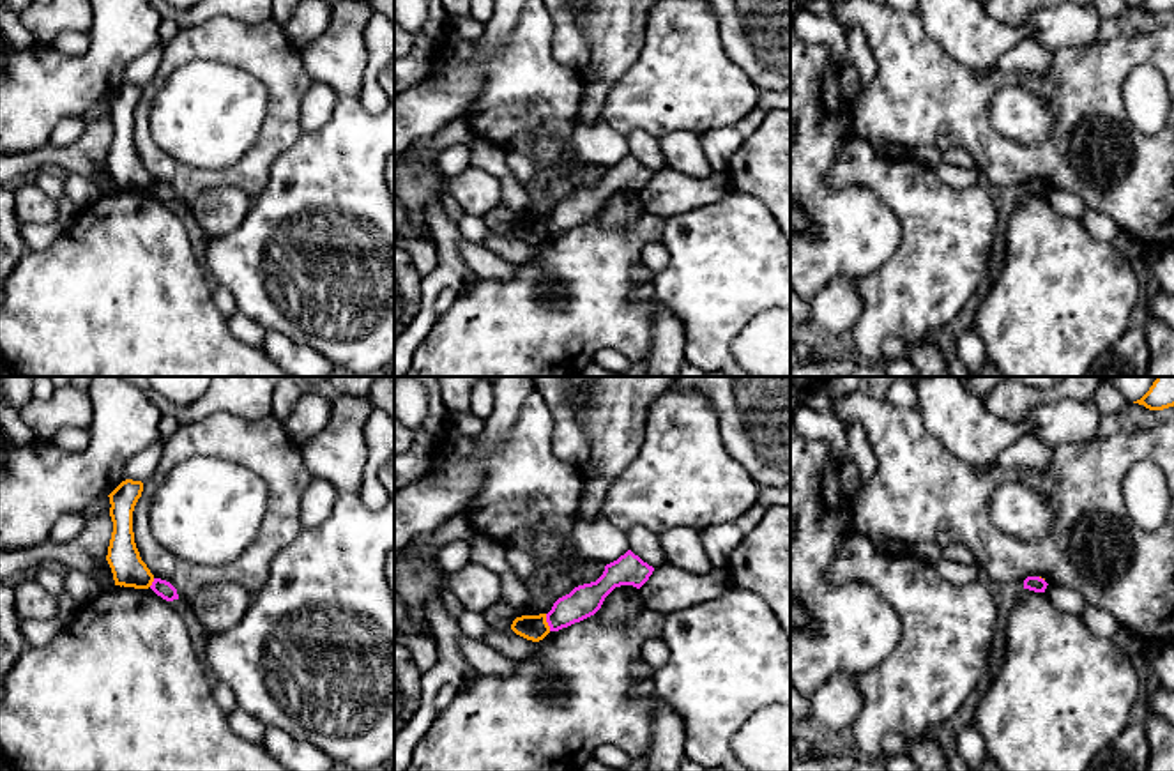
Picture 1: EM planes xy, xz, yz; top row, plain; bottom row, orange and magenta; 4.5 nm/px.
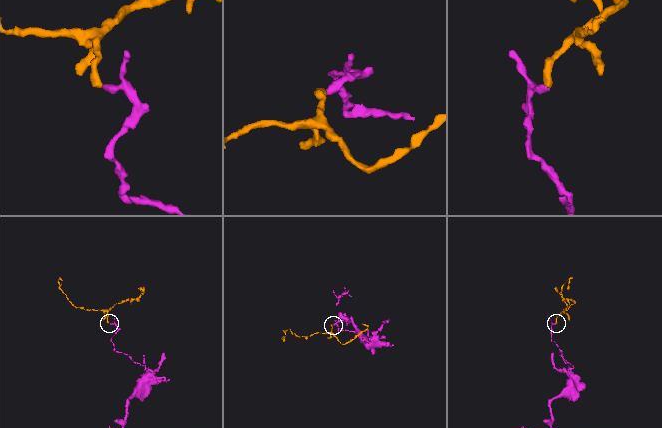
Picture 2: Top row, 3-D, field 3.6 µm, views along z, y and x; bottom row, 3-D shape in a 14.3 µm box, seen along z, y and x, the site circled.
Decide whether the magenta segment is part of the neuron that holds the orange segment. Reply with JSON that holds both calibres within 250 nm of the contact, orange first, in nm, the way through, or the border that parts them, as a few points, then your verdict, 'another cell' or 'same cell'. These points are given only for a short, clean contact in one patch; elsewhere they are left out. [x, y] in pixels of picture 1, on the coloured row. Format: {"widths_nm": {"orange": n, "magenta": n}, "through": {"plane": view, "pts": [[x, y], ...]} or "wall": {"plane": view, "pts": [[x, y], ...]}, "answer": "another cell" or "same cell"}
{"widths_nm": {"orange": 120, "magenta": 150}, "wall": {"plane": "xz", "pts": [[545, 614], [550, 630]]}, "answer": "another cell"}

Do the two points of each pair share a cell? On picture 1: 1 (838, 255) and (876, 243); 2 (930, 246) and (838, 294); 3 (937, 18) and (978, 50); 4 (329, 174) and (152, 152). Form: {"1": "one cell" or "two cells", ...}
{"1": "one cell", "2": "two cells", "3": "one cell", "4": "two cells"}

